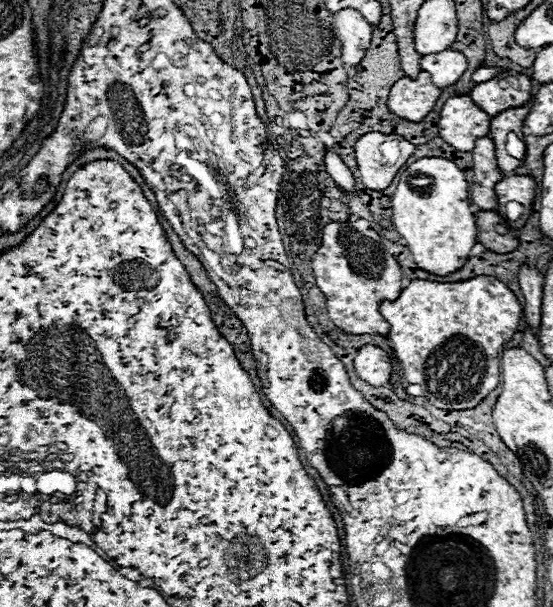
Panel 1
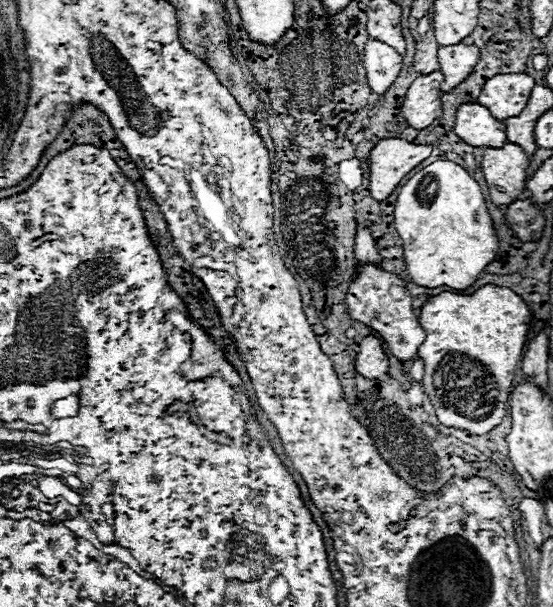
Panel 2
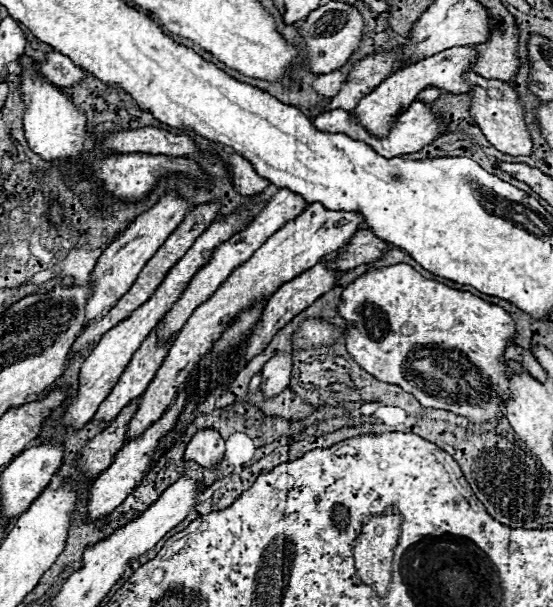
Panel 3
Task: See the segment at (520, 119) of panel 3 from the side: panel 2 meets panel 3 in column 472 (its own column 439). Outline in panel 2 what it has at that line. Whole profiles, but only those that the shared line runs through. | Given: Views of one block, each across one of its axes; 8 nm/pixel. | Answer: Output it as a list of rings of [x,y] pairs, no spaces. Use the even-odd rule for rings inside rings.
[[[432,72],[418,76],[408,88],[406,100],[402,104],[402,116],[408,120],[408,124],[412,124],[412,128],[428,128],[436,118],[442,116],[442,82],[444,76],[440,72]]]

